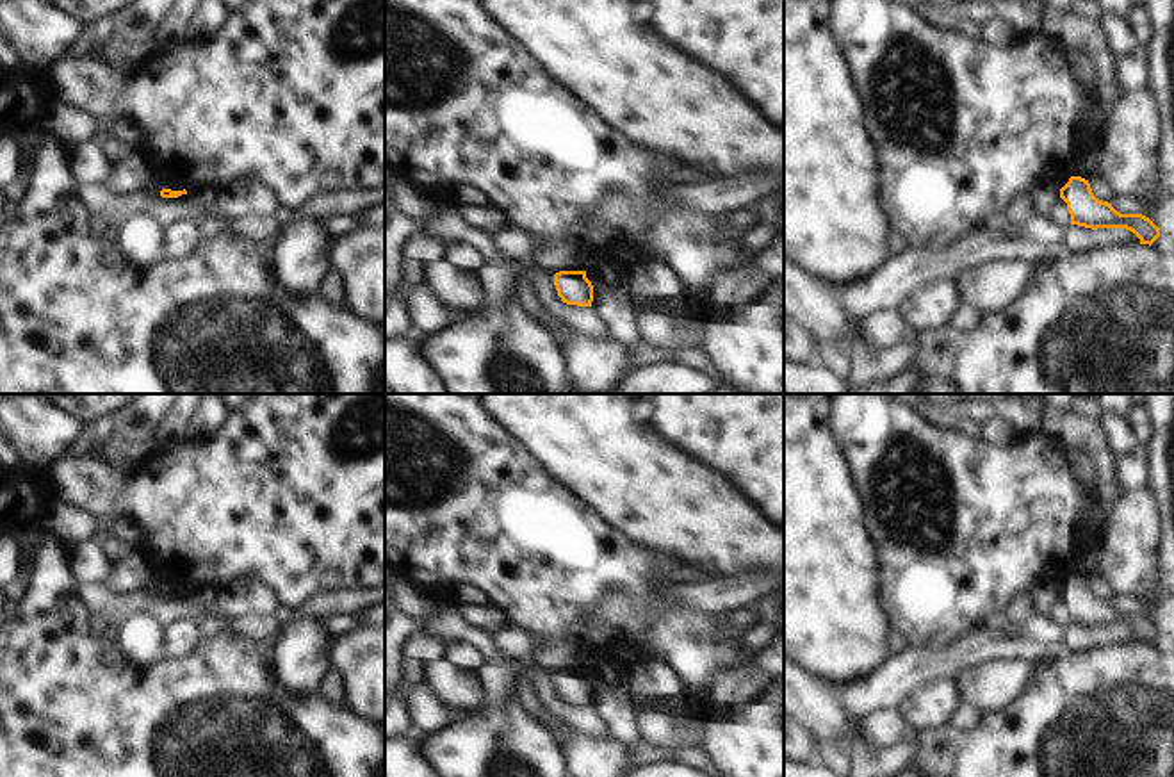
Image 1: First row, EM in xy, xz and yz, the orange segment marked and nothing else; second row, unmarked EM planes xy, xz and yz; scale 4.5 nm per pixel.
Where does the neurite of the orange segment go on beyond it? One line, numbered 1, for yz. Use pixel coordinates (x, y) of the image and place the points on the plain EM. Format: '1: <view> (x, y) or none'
1: none

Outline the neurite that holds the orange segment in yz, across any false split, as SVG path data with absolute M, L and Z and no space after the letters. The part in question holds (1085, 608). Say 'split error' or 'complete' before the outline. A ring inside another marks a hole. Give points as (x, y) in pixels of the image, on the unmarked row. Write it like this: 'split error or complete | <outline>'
complete | M1071 576L1060 588L1060 597L1067 602L1071 624L1085 627L1126 627L1133 631L1140 643L1153 643L1160 636L1160 627L1142 613L1121 613L1112 602L1094 595L1088 579Z

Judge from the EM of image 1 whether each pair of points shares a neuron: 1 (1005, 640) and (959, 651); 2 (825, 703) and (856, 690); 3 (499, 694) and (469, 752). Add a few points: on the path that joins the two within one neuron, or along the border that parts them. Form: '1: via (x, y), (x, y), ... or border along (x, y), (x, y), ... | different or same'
1: via (994, 644), (970, 651) | same
2: border along (831, 685), (839, 703), (854, 719) | different
3: border along (512, 695), (455, 724) | different

